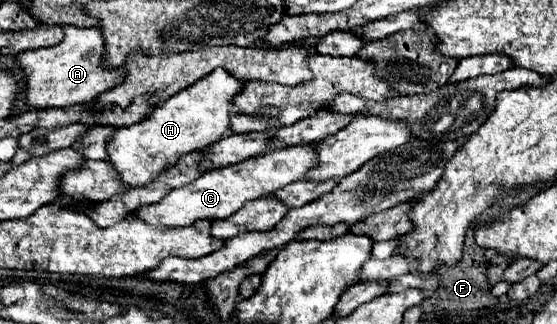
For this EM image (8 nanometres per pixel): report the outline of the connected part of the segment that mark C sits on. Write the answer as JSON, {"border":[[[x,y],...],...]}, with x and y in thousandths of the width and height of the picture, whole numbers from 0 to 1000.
{"border":[[[535,448],[535,454],[485,466],[485,472],[474,472],[474,478],[399,515],[399,522],[363,534],[363,546],[355,546],[355,559],[345,559],[345,571],[312,583],[284,627],[255,633],[237,657],[276,701],[334,701],[359,676],[373,676],[373,682],[406,676],[417,657],[424,657],[442,620],[478,608],[481,596],[506,583],[517,565],[546,552],[549,534],[567,503],[571,503],[571,472],[564,448]]]}

